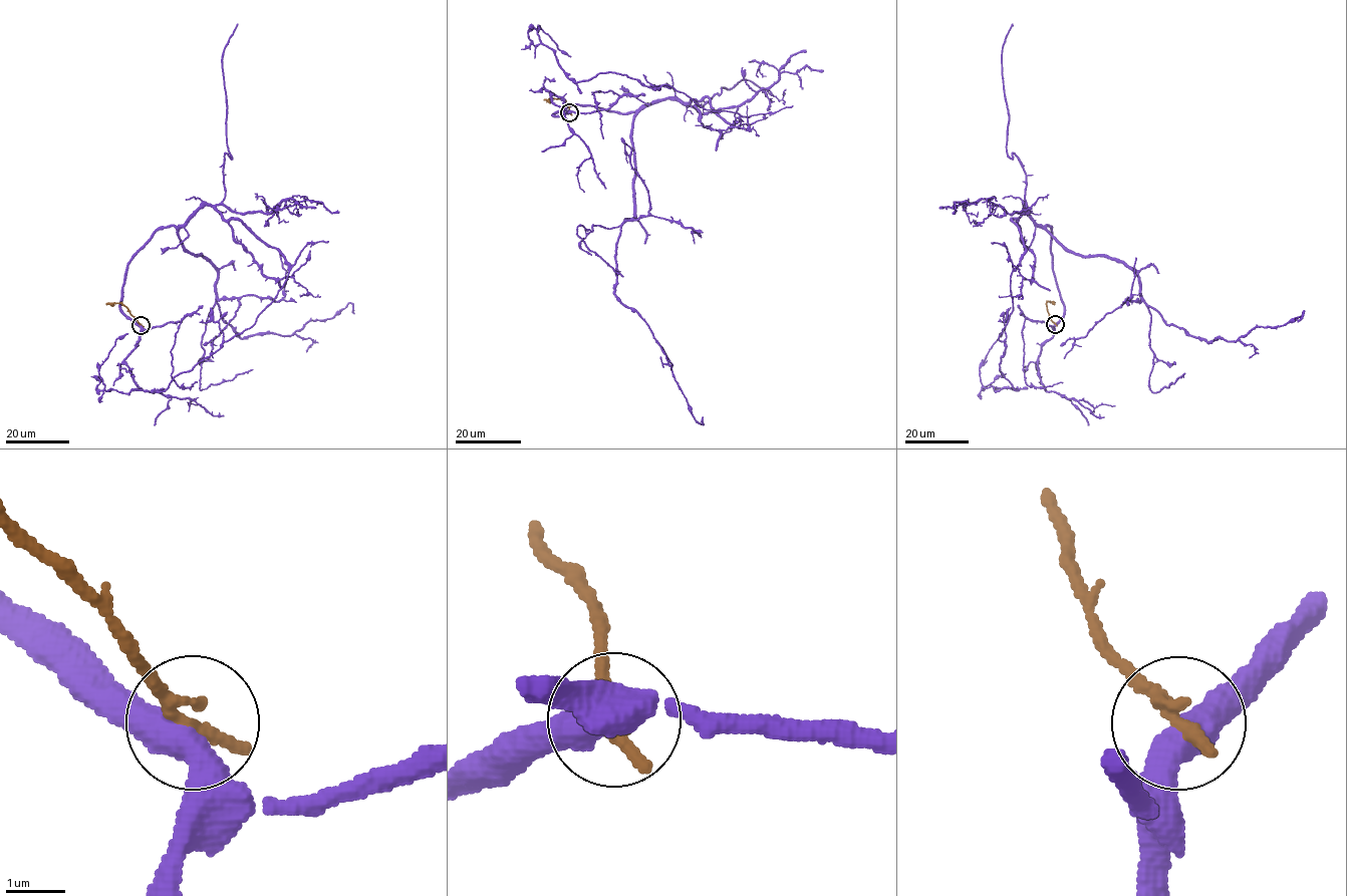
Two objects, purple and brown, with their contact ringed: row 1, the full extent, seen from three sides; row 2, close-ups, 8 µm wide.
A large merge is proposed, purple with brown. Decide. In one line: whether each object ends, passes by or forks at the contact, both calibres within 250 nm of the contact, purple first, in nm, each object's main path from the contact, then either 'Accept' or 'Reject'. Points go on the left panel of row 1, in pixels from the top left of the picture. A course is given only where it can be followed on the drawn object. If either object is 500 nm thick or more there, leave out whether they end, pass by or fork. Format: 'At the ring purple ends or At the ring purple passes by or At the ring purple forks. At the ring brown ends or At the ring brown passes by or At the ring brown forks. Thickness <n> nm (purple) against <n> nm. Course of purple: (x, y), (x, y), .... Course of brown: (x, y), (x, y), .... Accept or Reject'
At the ring purple passes by. At the ring brown ends. Thickness 480 nm (purple) against 320 nm. Course of purple: (141, 325), (120, 309), (127, 263), (206, 205), (288, 266), (255, 323), (163, 391), (105, 390), (127, 333). Course of brown: (141, 325), (120, 303), (106, 304). Reject

